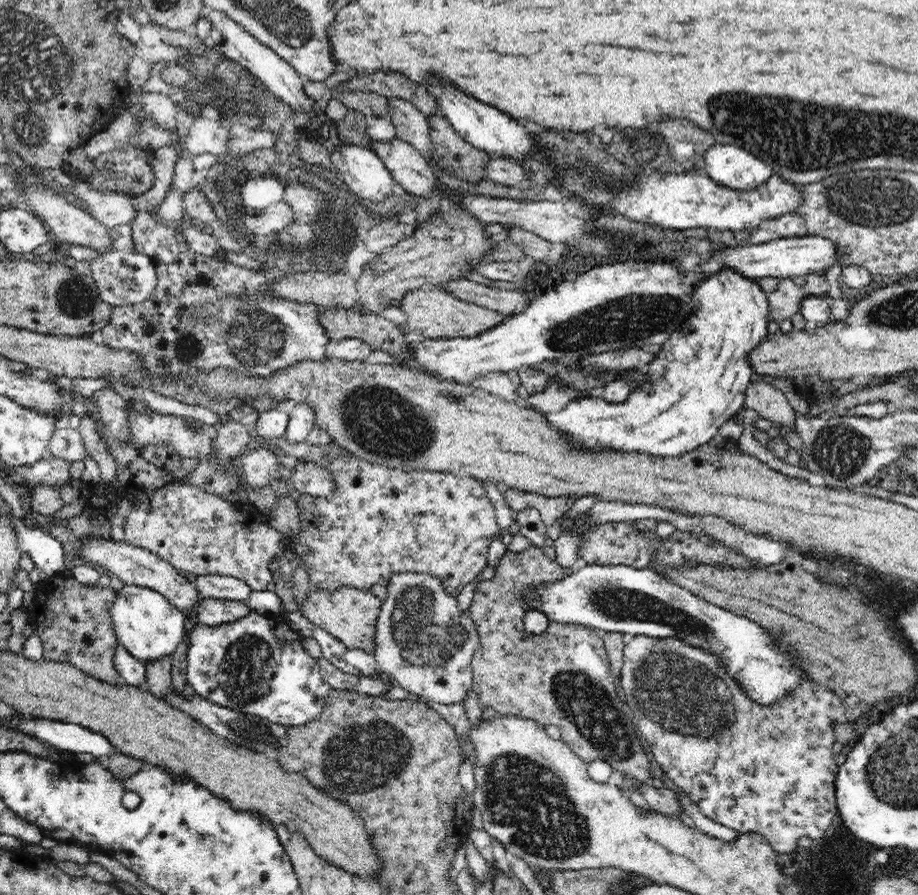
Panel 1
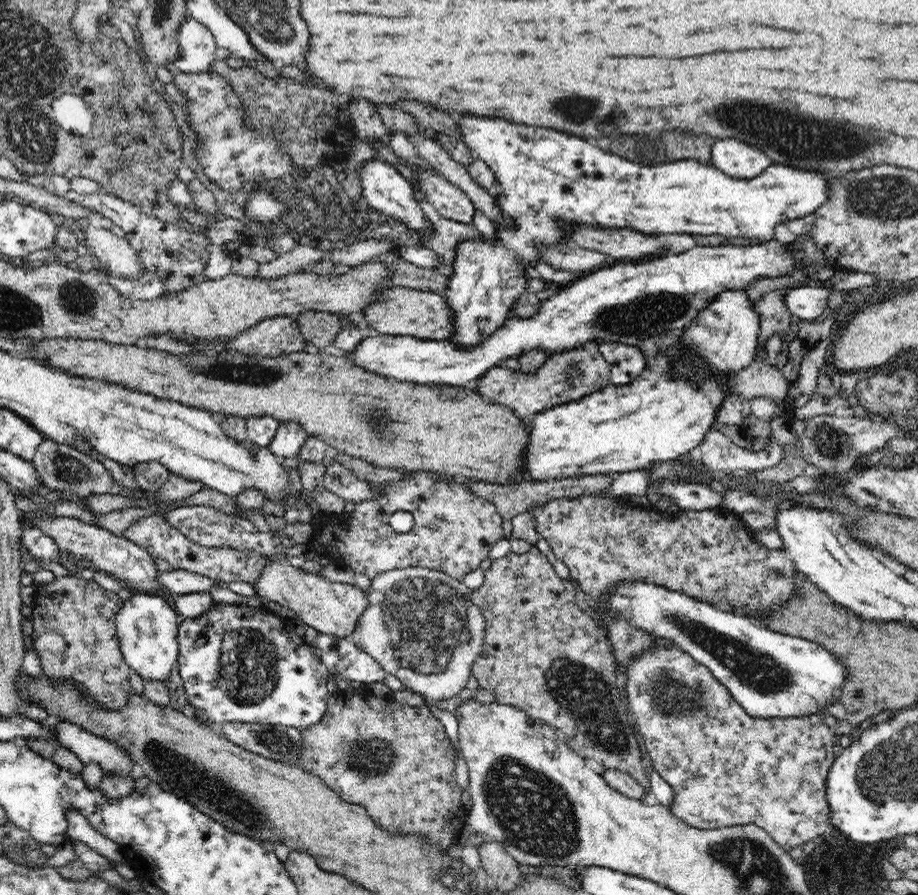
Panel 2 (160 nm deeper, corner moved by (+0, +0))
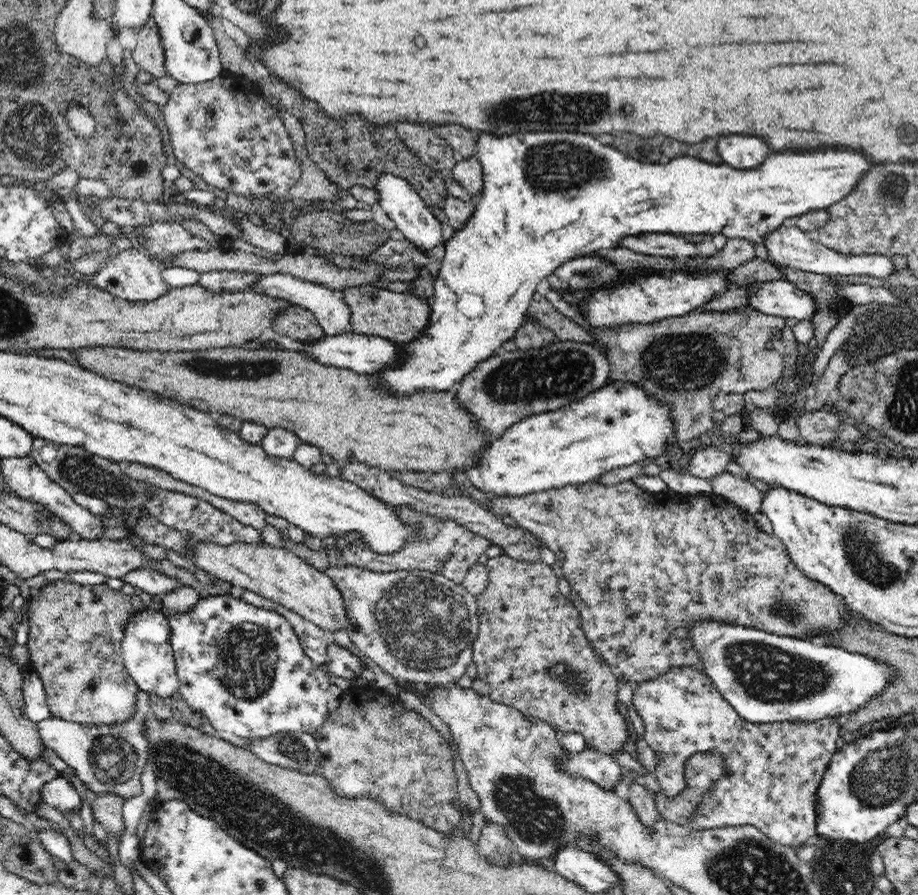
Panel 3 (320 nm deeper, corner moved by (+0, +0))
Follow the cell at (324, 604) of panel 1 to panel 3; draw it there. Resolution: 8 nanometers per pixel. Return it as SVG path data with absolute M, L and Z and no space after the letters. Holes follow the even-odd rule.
M184 532L195 546L195 553L190 560L218 580L229 582L234 587L251 590L262 598L282 605L285 609L293 610L316 626L330 630L347 629L350 624L347 619L347 606L344 596L335 582L322 571L312 567L283 547L272 547L267 543L232 543L218 545L210 541L195 540Z

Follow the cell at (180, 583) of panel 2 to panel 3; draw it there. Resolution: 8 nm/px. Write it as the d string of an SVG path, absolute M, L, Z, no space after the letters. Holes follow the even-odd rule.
M144 568L129 572L120 578L120 583L131 584L159 598L181 586L177 578L170 578L156 570Z

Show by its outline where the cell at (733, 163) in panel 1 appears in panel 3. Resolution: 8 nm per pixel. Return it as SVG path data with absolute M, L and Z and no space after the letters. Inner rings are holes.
M732 134L718 140L718 153L724 164L740 170L756 168L770 153L762 138Z

